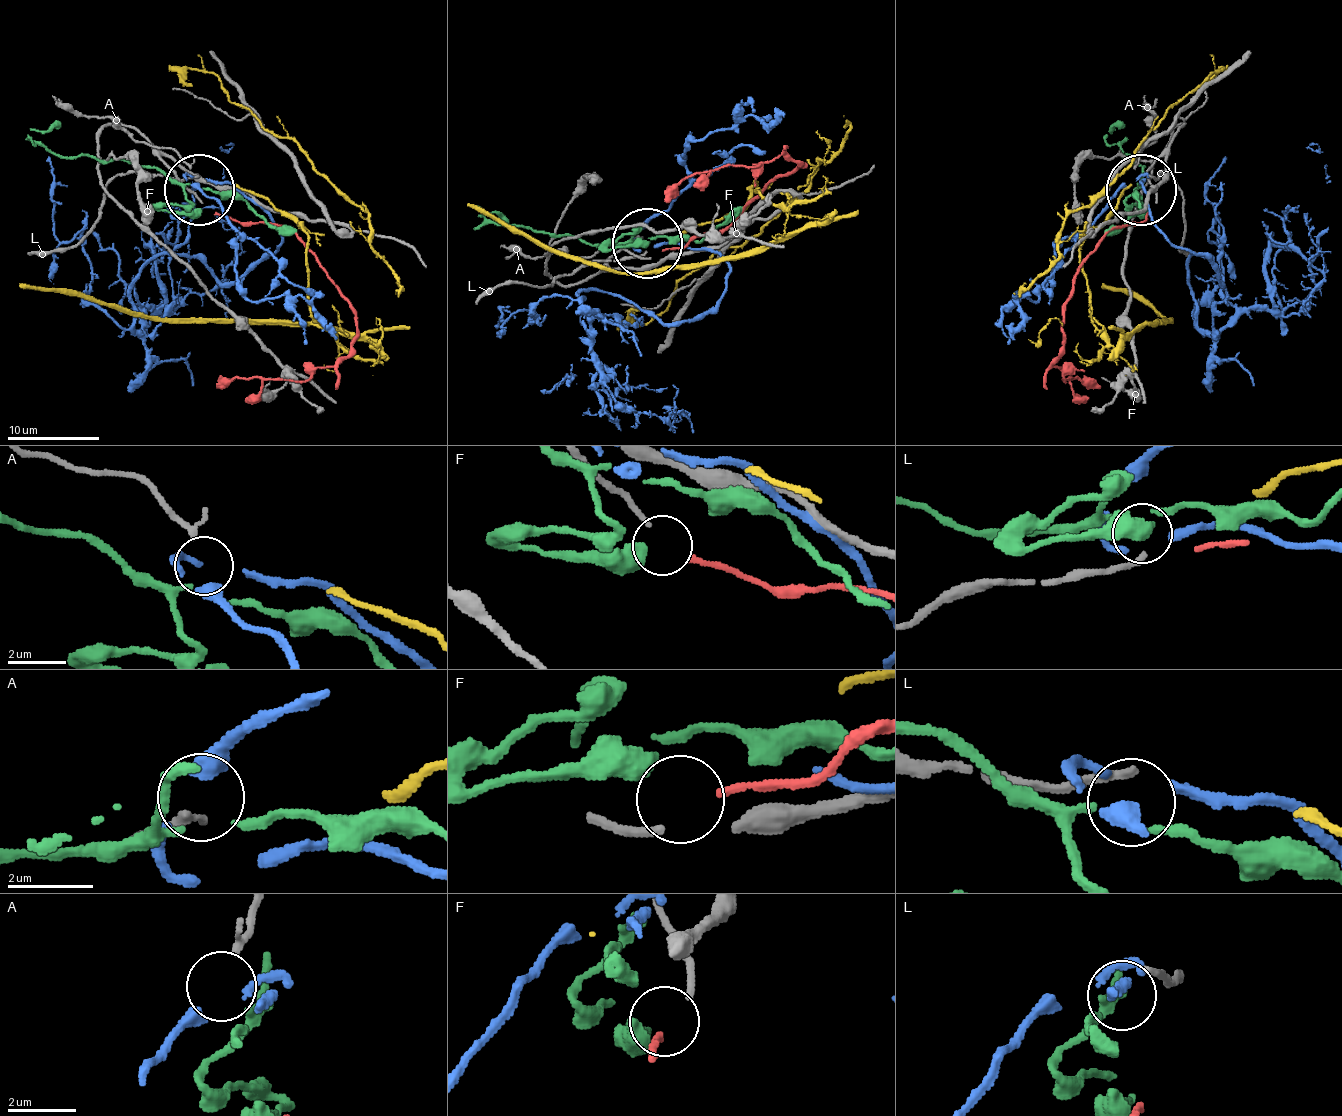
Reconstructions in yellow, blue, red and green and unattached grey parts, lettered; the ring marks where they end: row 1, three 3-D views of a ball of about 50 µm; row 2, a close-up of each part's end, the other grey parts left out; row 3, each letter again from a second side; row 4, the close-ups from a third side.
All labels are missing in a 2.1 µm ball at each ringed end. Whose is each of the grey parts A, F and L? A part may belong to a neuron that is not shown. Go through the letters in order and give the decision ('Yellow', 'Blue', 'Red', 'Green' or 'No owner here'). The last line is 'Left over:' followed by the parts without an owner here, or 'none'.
A: Blue
F: Red
L: No owner here
Left over: L

